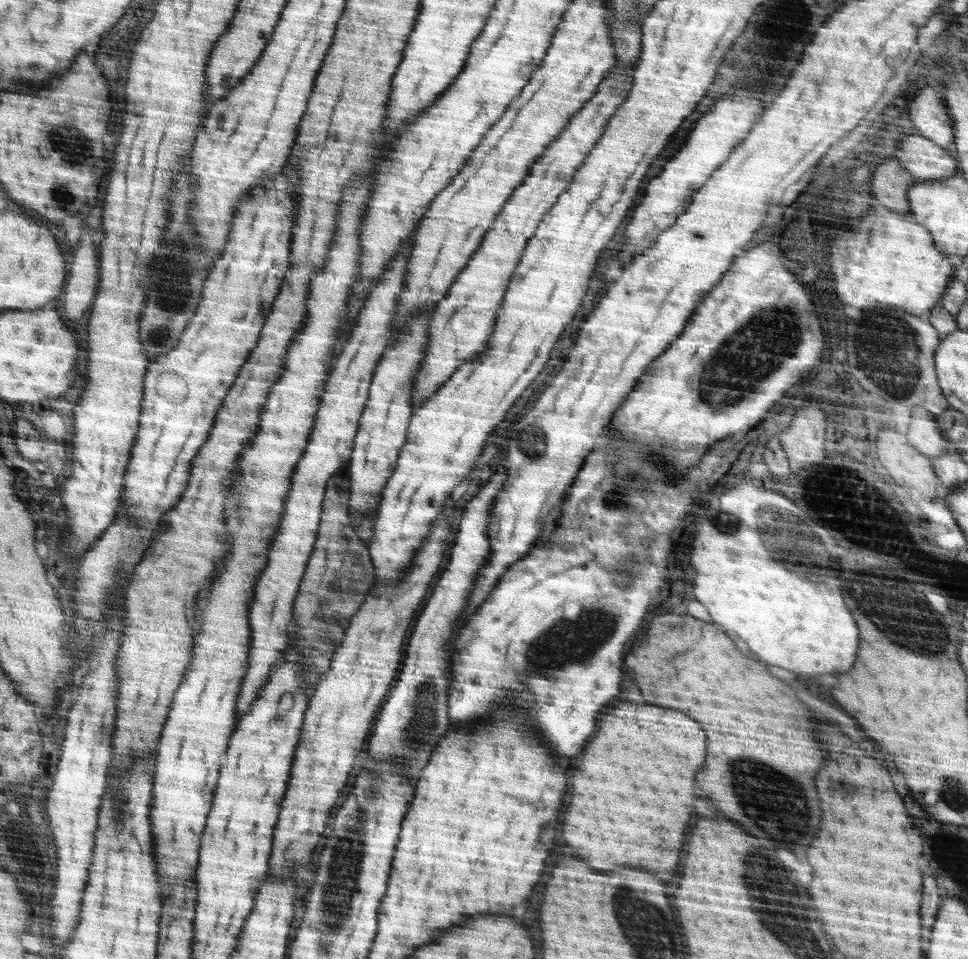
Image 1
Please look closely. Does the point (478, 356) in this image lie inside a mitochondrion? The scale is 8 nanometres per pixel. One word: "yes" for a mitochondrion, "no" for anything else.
no

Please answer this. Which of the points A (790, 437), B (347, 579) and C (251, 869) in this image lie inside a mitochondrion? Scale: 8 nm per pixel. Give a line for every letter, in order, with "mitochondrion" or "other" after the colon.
A: other
B: mitochondrion
C: other

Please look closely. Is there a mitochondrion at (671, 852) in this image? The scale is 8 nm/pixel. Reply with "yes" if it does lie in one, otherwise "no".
no

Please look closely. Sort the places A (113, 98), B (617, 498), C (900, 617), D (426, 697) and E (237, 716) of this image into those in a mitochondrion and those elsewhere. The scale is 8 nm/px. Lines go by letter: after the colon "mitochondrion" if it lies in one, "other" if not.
A: other
B: mitochondrion
C: mitochondrion
D: mitochondrion
E: other

